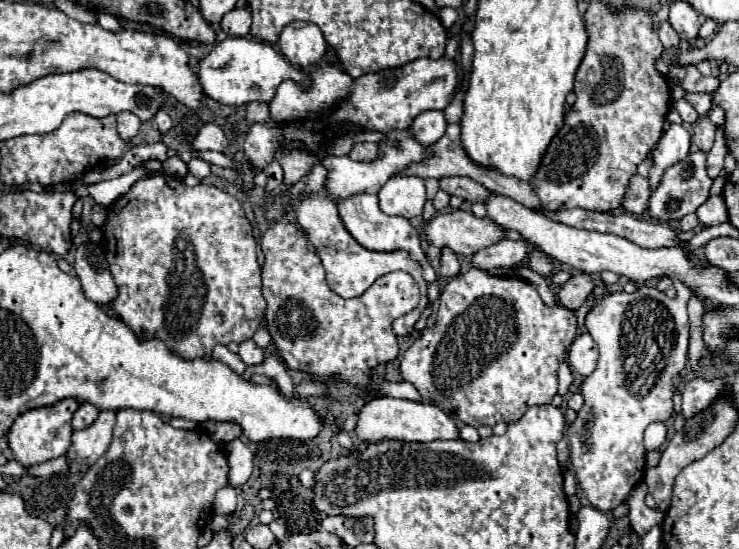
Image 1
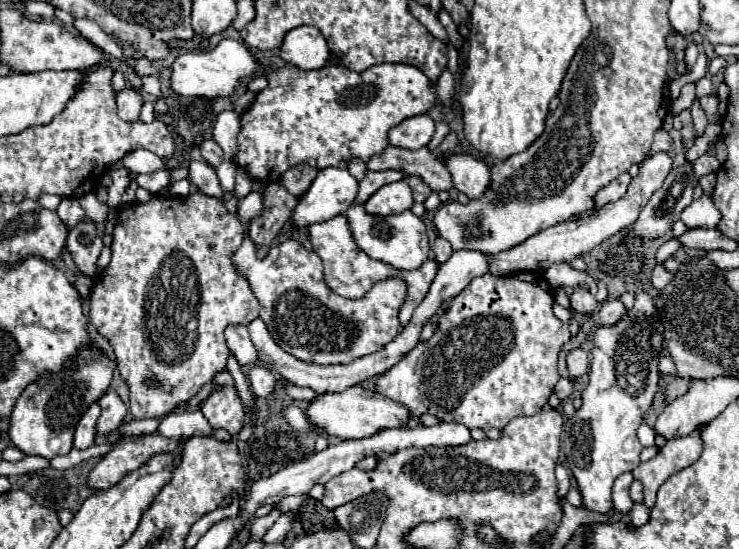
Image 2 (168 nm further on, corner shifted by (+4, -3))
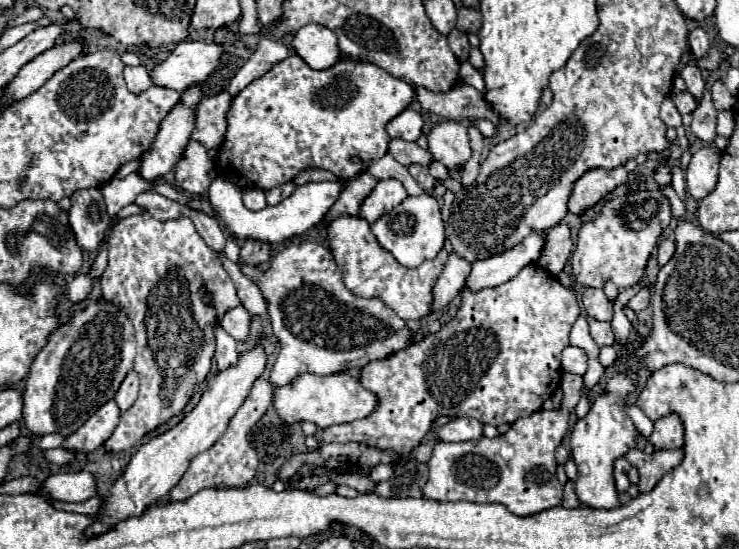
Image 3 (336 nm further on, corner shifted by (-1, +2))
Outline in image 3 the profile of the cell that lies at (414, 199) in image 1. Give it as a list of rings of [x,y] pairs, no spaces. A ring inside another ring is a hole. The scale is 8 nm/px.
[[[379,180],[377,186],[373,188],[373,192],[367,196],[367,200],[363,200],[363,208],[361,208],[361,218],[365,218],[367,222],[375,222],[379,216],[383,216],[383,212],[391,212],[395,206],[399,206],[405,198],[407,198],[407,190],[405,186],[395,180]]]

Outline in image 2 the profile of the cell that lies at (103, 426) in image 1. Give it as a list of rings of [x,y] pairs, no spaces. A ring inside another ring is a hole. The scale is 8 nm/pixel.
[[[108,389],[106,395],[98,401],[98,405],[102,407],[102,415],[98,421],[98,435],[106,435],[122,423],[122,419],[128,413],[128,407],[124,405],[124,401],[116,393],[116,389]]]

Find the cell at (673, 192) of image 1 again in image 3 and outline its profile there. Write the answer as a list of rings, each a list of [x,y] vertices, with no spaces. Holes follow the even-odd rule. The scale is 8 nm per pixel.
[[[661,186],[637,192],[635,196],[617,196],[607,200],[595,222],[589,222],[579,230],[577,246],[573,252],[575,280],[593,288],[603,288],[607,280],[615,282],[617,288],[637,284],[643,278],[647,260],[669,222],[671,202],[661,192]]]

